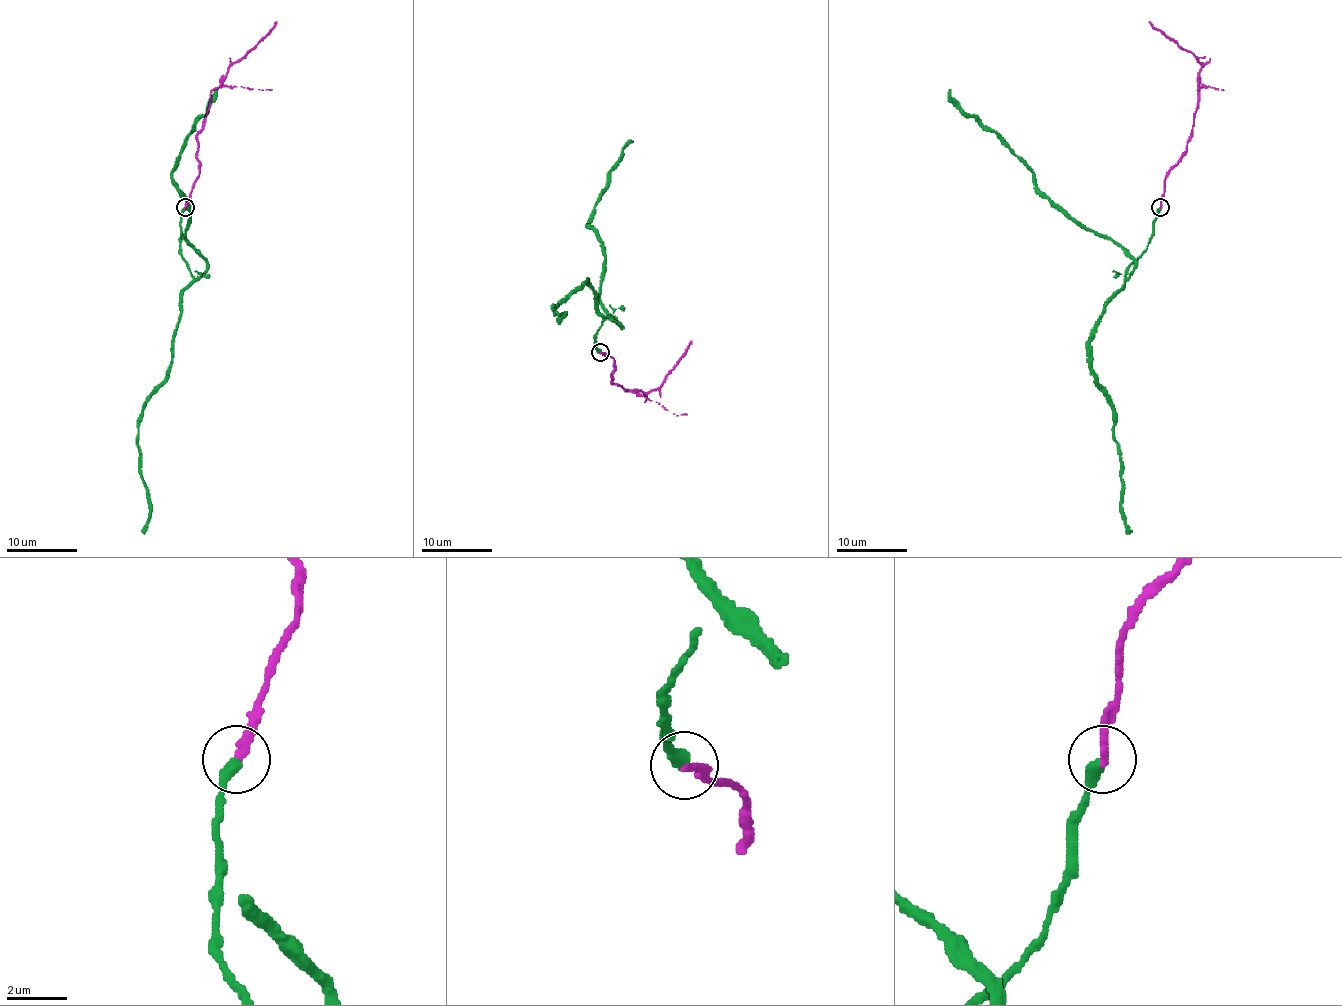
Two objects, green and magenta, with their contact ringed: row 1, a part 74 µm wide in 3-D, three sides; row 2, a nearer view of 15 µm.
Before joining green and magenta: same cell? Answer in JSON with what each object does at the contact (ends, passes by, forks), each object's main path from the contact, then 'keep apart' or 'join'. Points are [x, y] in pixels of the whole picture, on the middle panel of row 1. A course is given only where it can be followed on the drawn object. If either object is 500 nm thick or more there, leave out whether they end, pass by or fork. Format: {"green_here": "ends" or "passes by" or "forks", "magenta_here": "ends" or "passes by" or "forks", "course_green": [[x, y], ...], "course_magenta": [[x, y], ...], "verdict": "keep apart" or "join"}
{"green_here": "ends", "magenta_here": "ends", "course_green": [[599, 353], [601, 322], [610, 317], [621, 326], [599, 303], [605, 246], [587, 223], [606, 175], [633, 141]], "course_magenta": [[599, 353], [613, 360], [612, 383], [624, 390], [645, 394], [663, 381], [692, 340]], "verdict": "join"}

